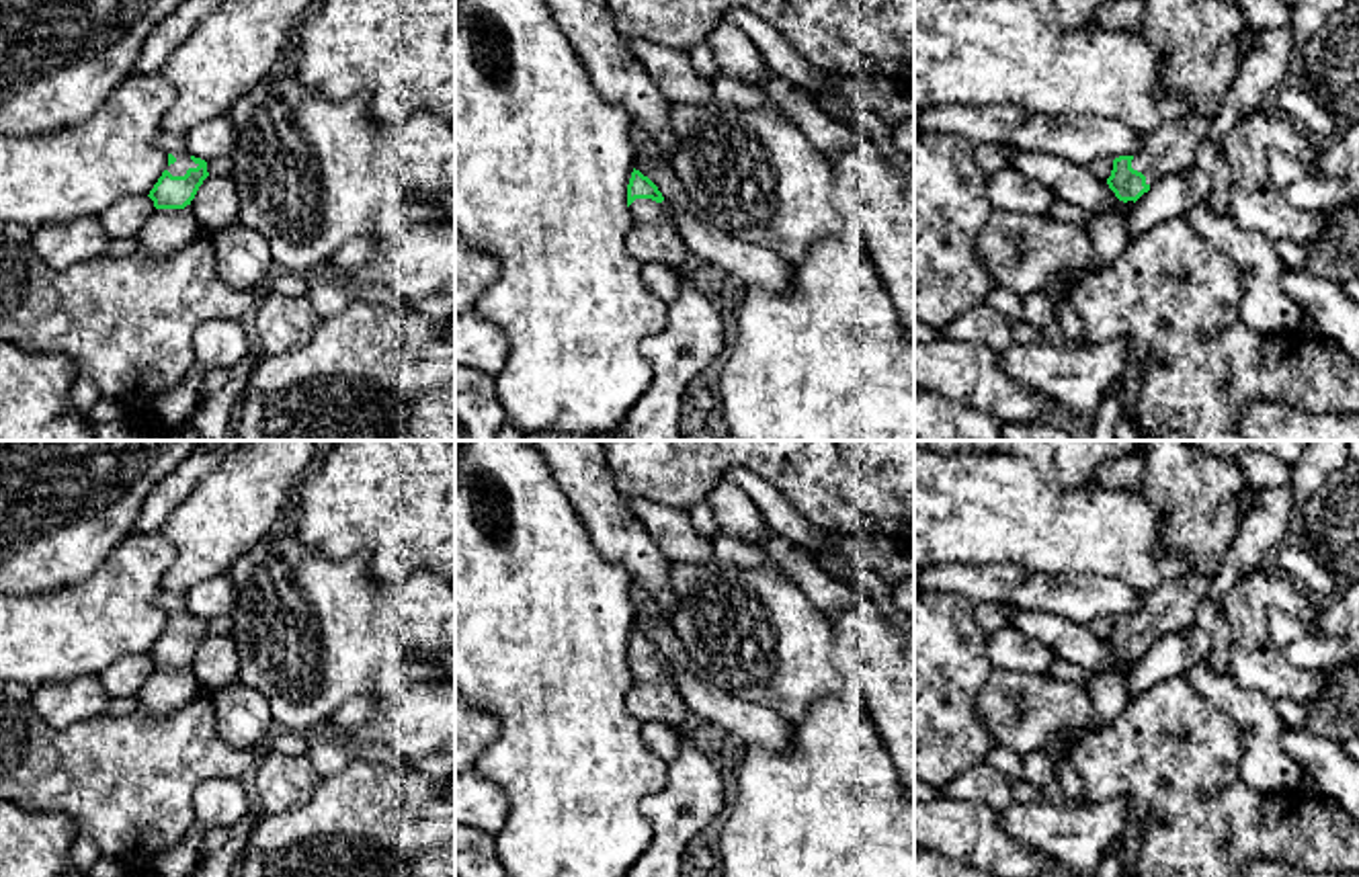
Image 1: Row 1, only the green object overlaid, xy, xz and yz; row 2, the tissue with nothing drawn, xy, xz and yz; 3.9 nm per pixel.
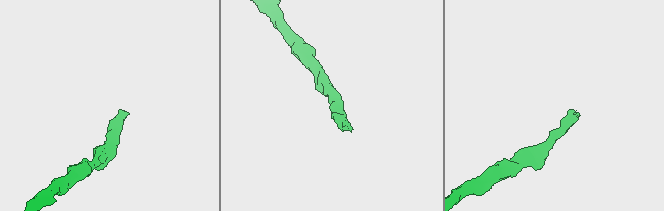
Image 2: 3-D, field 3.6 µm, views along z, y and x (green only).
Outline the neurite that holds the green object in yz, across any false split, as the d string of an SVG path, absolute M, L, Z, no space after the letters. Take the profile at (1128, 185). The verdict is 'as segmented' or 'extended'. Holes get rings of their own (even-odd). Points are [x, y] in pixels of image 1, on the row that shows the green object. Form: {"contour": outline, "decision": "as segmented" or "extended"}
{"contour": "M1142 0L1146 8L1144 35L1162 51L1160 84L1170 96L1185 96L1191 113L1166 121L1160 129L1144 137L1136 156L1113 160L1109 189L1123 203L1138 201L1150 186L1166 174L1191 170L1197 164L1197 150L1209 135L1242 61L1240 37L1250 25L1234 0Z", "decision": "extended"}

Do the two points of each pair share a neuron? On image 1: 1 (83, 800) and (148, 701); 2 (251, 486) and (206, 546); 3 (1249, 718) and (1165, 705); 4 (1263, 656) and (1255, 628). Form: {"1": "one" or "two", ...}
{"1": "two", "2": "one", "3": "two", "4": "one"}

